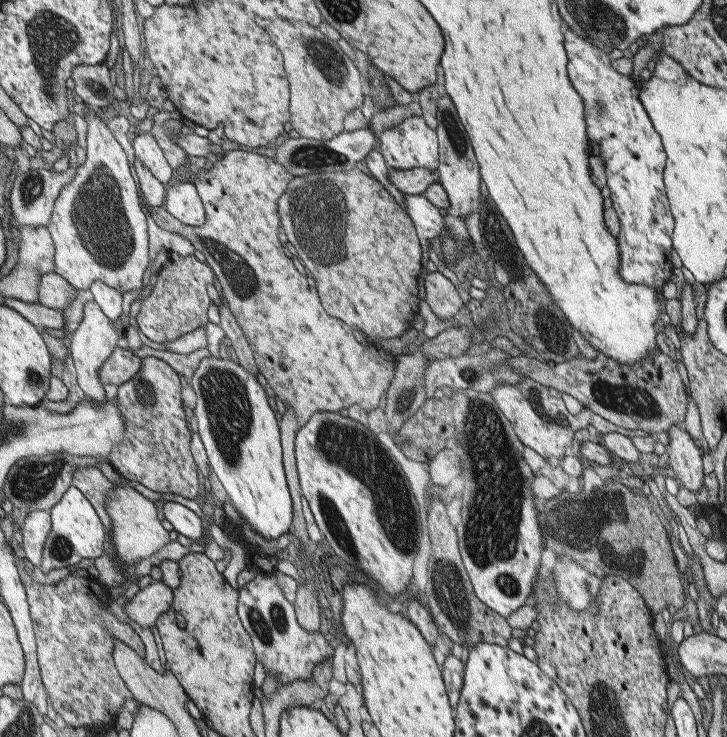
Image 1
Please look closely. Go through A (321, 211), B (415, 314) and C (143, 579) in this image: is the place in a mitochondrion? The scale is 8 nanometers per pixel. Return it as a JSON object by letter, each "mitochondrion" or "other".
{"A":"mitochondrion","B":"other","C":"other"}

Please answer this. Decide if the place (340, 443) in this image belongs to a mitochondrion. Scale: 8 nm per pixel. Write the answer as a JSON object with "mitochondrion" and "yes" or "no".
{"mitochondrion":"yes"}

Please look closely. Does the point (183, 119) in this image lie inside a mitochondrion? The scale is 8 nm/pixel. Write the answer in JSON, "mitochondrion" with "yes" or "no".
{"mitochondrion":"no"}

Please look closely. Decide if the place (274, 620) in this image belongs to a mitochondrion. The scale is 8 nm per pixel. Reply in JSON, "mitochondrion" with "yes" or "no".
{"mitochondrion":"yes"}

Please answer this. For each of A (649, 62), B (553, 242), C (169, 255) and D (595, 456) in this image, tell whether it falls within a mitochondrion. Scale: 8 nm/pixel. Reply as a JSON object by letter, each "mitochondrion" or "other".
{"A":"other","B":"other","C":"other","D":"other"}

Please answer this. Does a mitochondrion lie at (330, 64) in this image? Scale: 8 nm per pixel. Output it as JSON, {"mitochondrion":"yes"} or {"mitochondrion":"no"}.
{"mitochondrion":"yes"}

